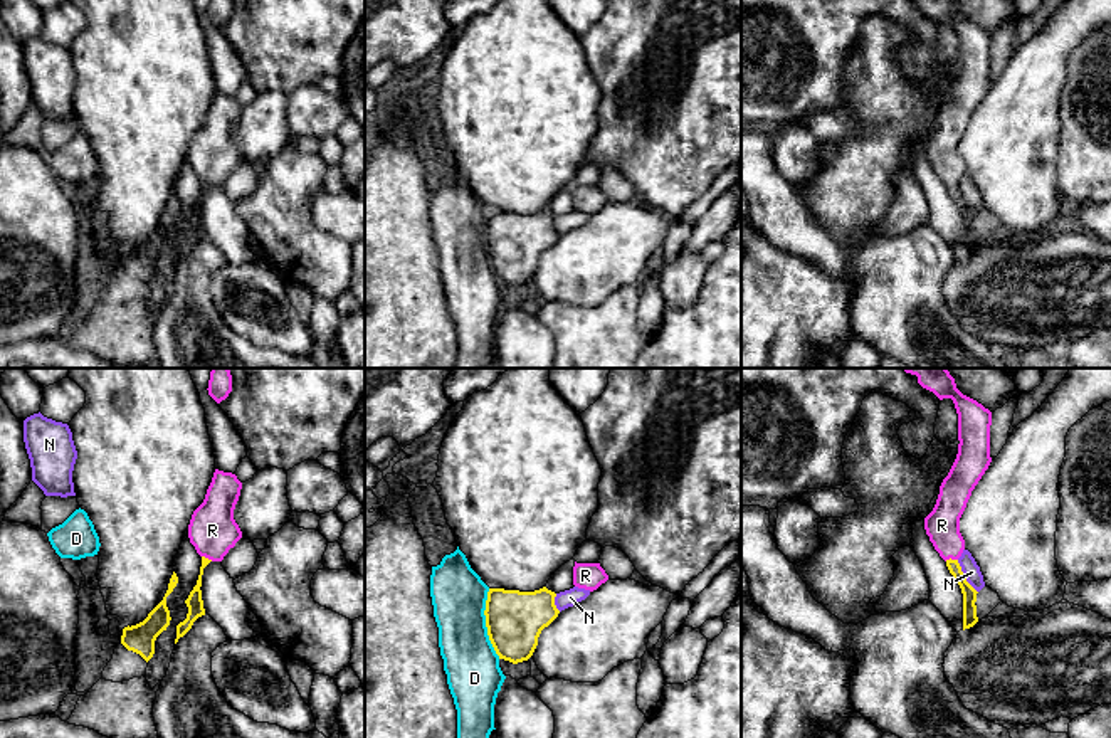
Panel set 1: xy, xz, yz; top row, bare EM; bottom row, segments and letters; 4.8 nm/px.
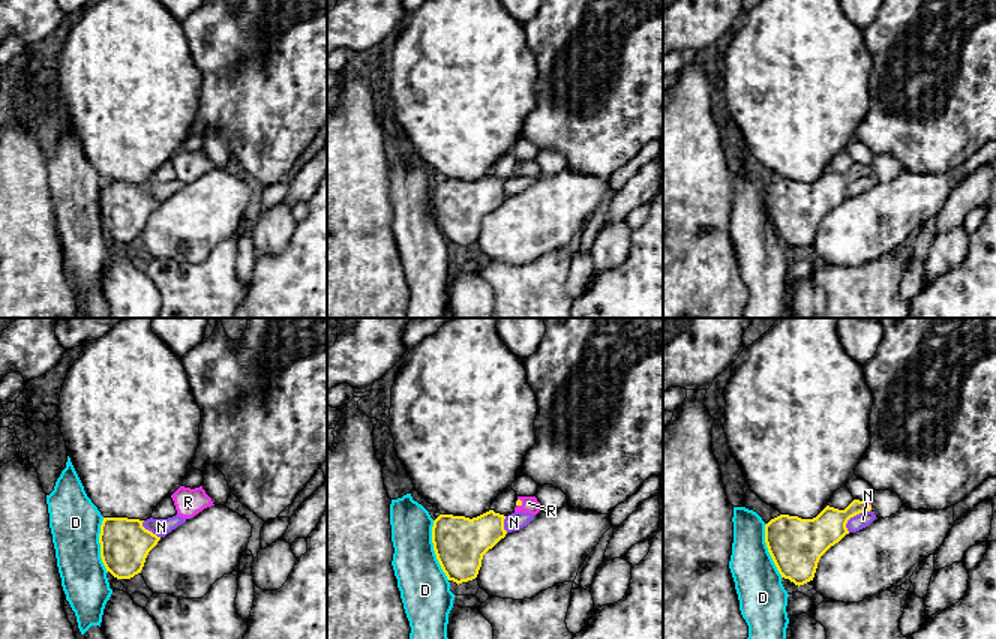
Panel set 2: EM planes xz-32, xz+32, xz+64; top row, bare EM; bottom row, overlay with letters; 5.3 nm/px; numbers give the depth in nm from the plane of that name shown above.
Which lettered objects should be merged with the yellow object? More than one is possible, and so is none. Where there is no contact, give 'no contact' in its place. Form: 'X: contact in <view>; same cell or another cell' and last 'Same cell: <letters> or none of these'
D: contact in xz; another cell
N: contact in yz; another cell
R: contact in yz; same cell
Same cell: R

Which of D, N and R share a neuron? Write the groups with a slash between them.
D / N / R

